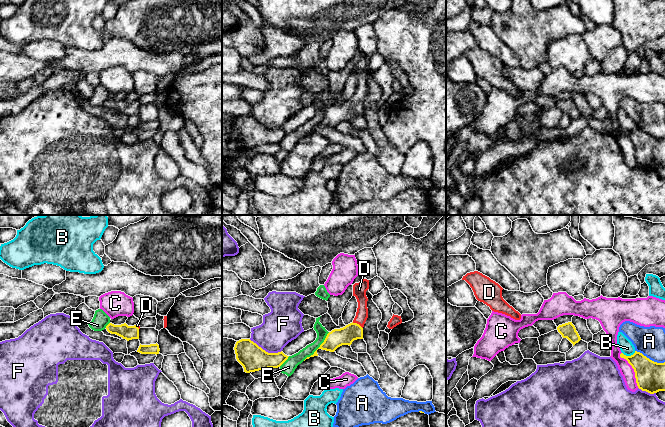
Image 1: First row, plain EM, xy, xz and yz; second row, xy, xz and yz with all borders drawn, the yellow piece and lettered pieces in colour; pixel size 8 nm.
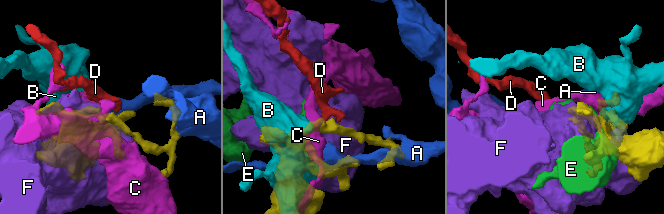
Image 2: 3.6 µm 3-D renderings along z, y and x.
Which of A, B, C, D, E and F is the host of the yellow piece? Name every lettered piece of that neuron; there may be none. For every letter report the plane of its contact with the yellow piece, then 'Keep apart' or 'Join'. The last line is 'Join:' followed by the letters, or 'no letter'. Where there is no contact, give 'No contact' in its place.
A: Touches yellow in yz. Keep apart
B: Touches yellow in yz. Keep apart
C: Touches yellow in yz. Keep apart
D: Touches yellow in xz. Join
E: Touches yellow in xz. Keep apart
F: Touches yellow in xz. Keep apart
Join: D

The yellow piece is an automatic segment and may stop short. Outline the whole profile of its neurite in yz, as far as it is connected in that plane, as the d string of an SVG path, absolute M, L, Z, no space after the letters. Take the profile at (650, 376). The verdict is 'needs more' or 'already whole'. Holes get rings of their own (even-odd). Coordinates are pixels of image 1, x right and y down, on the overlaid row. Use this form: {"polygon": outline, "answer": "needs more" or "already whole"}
{"polygon": "M635 351L631 356L620 354L632 366L639 389L650 394L665 391L665 362L657 363Z", "answer": "already whole"}

